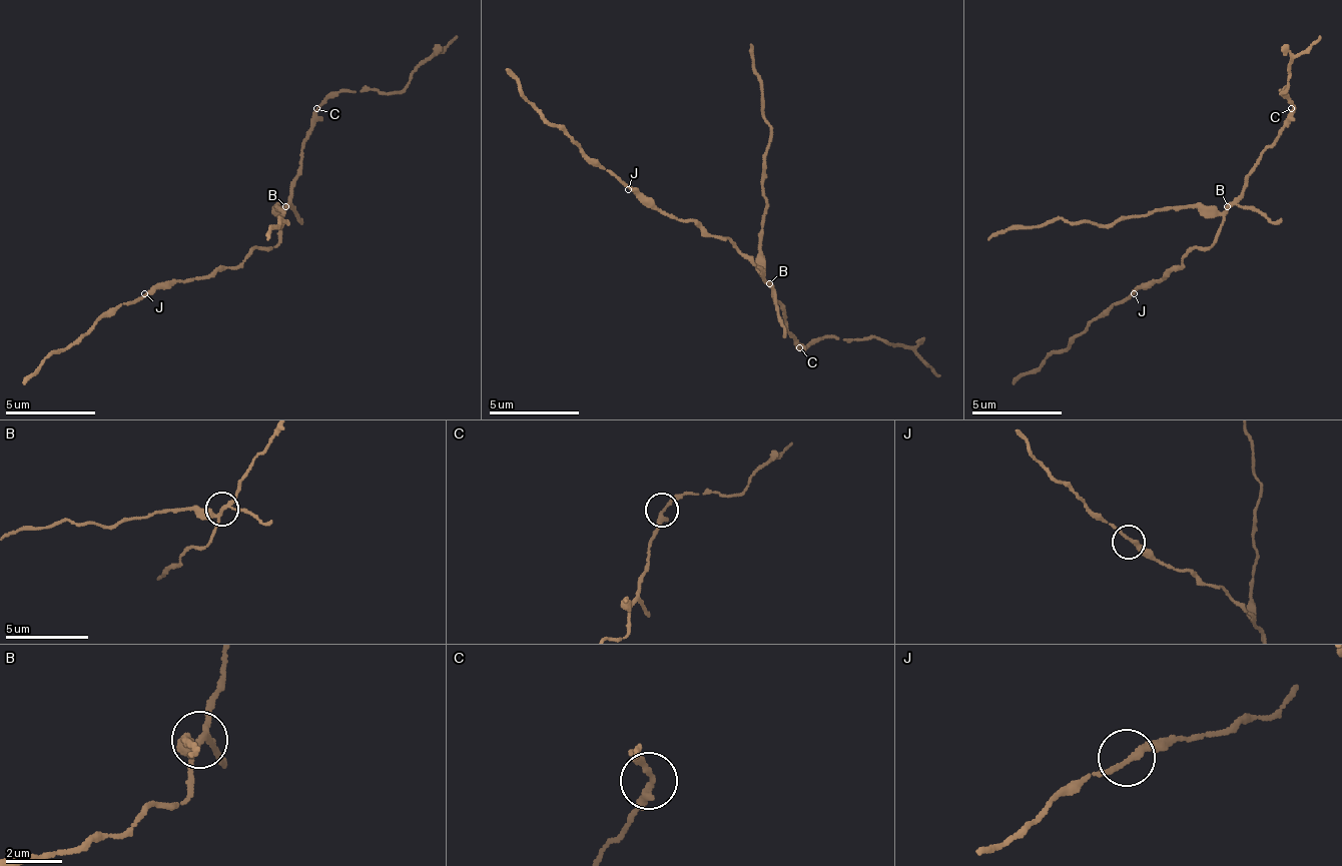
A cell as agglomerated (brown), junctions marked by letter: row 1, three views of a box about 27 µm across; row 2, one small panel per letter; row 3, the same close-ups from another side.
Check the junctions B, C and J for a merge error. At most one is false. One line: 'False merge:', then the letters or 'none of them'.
False merge: B

